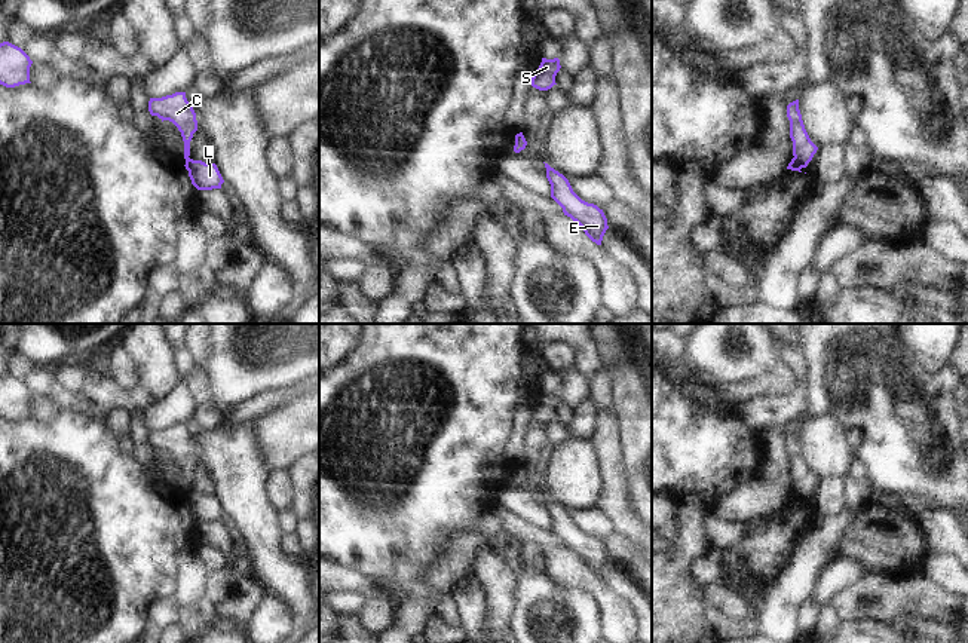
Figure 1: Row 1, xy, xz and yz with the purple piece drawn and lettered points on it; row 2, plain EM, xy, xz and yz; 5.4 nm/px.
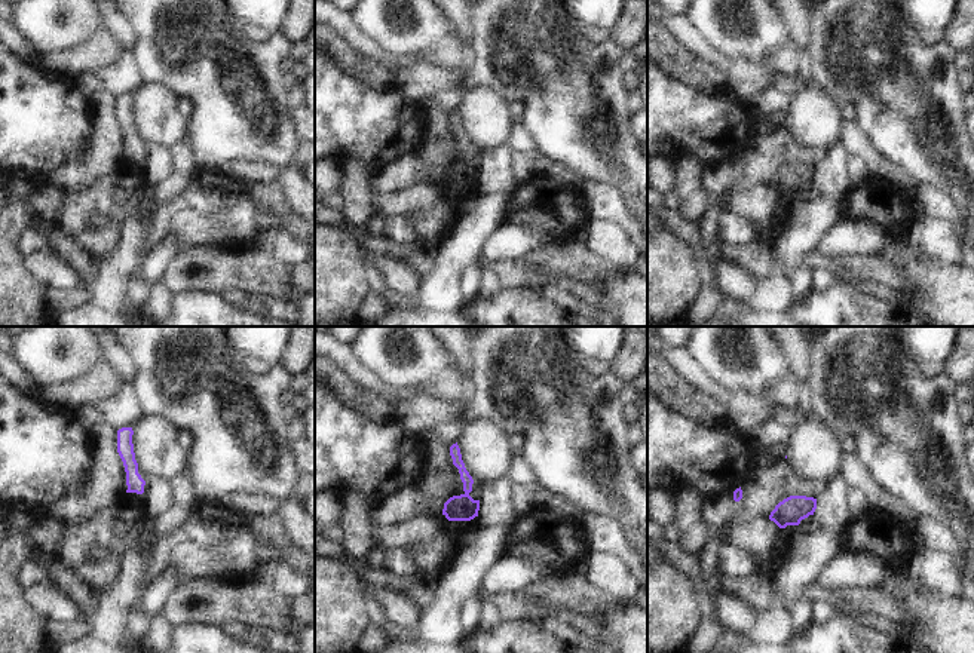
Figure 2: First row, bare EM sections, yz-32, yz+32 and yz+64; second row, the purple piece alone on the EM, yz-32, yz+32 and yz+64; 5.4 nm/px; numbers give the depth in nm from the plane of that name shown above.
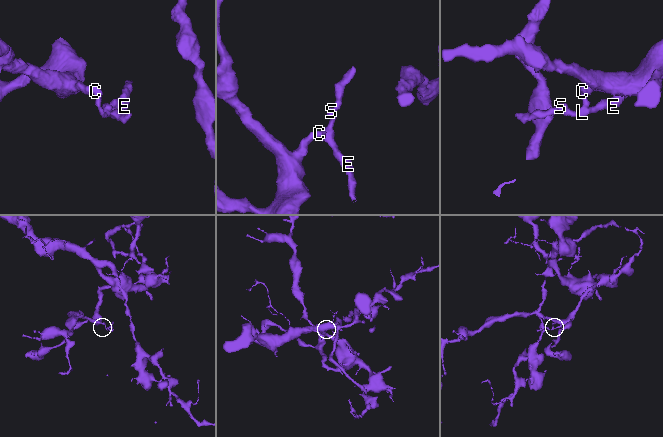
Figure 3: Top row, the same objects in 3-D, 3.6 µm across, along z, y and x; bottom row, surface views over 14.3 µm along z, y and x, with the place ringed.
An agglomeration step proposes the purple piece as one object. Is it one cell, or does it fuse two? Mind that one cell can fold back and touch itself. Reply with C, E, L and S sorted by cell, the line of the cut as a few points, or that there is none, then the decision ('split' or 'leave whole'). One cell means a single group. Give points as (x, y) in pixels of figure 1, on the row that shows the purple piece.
C / E L S; cut in yz along (795, 156), (806, 164); split

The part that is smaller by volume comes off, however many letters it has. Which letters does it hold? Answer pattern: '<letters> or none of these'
E, L, S

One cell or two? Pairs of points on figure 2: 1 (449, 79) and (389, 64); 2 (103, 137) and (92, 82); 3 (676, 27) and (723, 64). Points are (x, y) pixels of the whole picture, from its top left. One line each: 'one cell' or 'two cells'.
1: one cell
2: two cells
3: one cell

